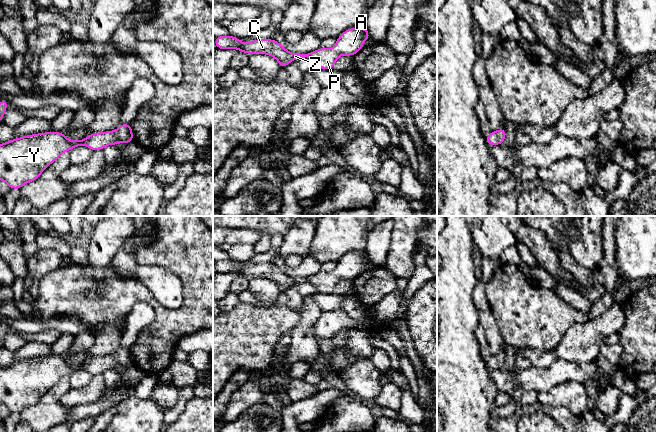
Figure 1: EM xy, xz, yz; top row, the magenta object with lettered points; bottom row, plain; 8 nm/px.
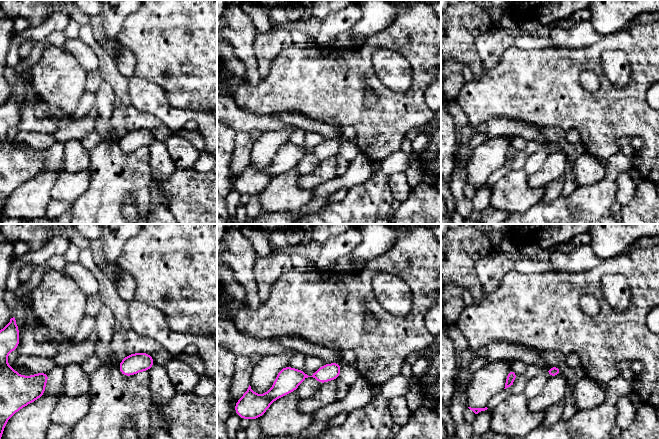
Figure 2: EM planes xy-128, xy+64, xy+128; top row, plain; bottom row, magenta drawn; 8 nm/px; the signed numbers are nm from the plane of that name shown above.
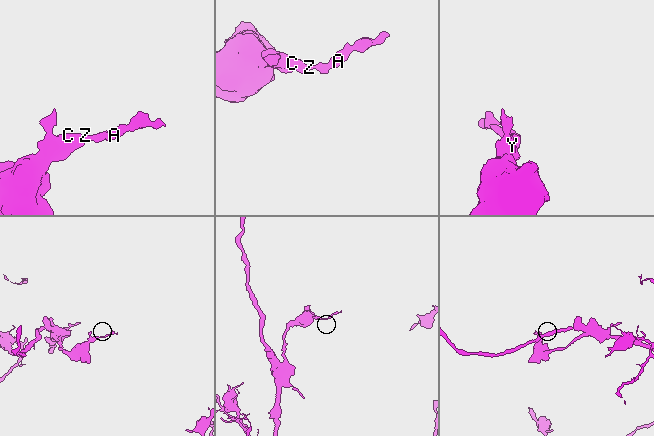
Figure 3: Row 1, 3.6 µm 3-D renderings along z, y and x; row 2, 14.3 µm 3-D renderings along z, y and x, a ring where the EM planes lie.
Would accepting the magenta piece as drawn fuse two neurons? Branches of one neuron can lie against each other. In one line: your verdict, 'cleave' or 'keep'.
keep

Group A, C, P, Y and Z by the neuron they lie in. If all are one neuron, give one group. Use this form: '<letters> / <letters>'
A C P Y Z

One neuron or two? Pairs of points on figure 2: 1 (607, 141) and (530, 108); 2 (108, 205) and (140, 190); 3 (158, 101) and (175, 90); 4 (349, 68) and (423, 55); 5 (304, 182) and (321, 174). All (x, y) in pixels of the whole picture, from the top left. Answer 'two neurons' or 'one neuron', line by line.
1: one neuron
2: one neuron
3: two neurons
4: one neuron
5: one neuron

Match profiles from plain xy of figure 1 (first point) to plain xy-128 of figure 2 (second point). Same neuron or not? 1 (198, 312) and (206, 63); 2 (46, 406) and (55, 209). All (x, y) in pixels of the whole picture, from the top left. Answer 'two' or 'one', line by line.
1: one
2: two

